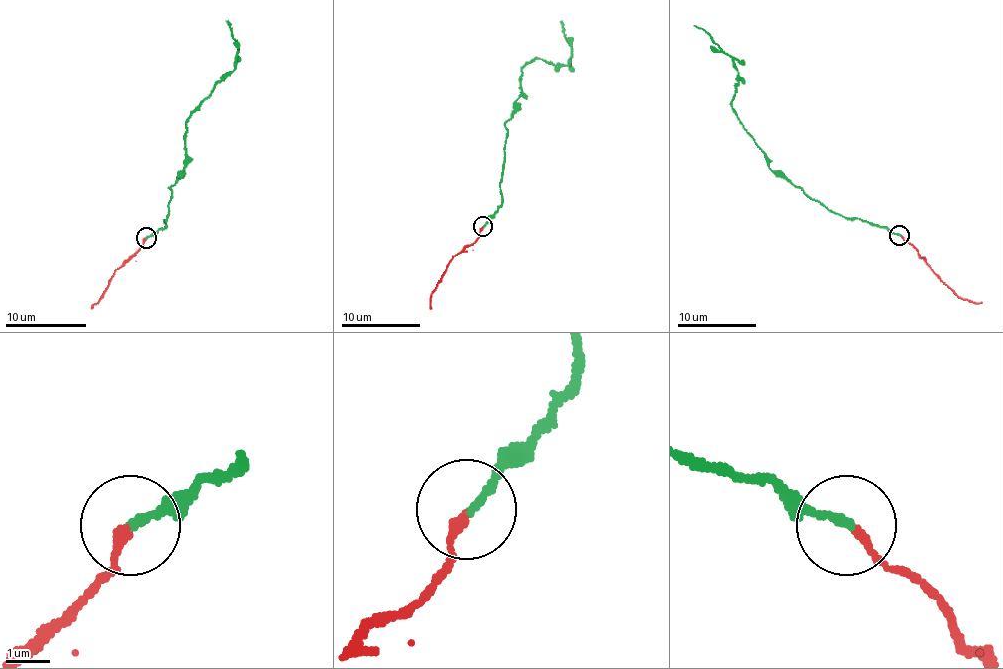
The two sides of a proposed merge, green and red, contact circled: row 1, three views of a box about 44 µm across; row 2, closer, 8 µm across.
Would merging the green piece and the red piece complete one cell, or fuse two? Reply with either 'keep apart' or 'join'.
join

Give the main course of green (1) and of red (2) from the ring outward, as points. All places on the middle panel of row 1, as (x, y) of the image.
1: (483, 227), (501, 203), (504, 125), (520, 95), (520, 70), (542, 58), (569, 62), (571, 45), (559, 21)
2: (483, 227), (479, 237), (452, 260), (430, 299), (432, 309)

